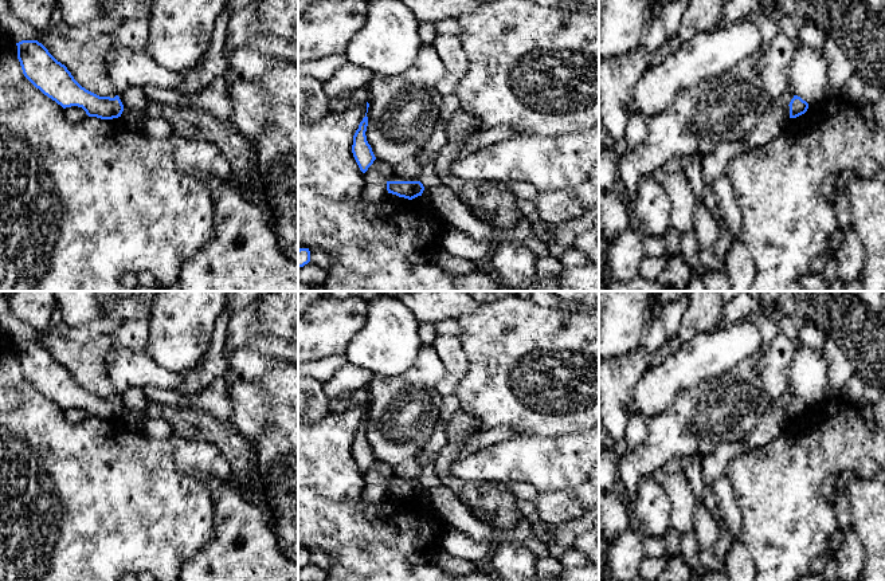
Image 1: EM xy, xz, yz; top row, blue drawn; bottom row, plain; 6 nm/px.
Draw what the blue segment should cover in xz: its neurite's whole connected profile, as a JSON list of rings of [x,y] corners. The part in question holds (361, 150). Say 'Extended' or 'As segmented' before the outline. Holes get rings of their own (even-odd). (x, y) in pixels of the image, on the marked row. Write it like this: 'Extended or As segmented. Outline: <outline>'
As segmented. Outline: [[[365,113],[365,117],[360,122],[359,129],[353,136],[353,145],[352,145],[353,157],[363,173],[365,173],[376,160],[372,148],[367,141],[367,136],[365,136],[367,126],[368,126],[368,117]]]

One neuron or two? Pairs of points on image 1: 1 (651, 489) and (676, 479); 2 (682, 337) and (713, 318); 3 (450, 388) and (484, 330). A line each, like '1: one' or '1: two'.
1: two
2: one
3: two

